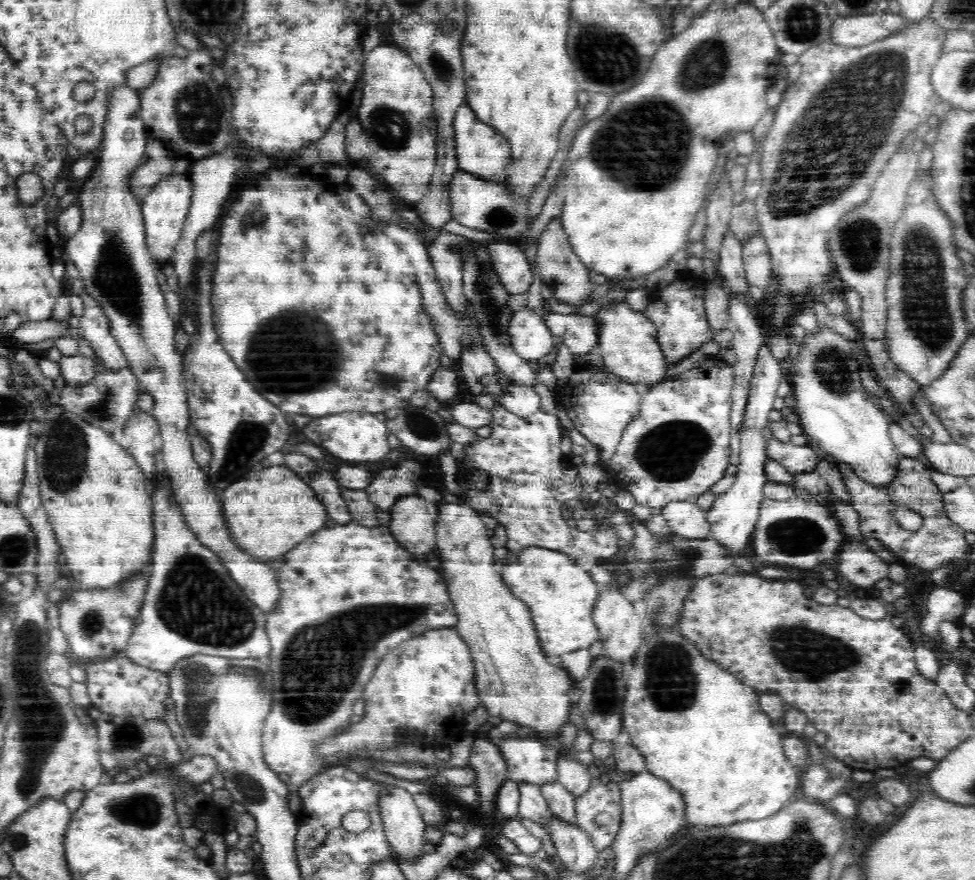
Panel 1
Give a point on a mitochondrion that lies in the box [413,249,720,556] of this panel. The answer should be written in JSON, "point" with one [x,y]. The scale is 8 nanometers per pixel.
{"point":[670,450]}

